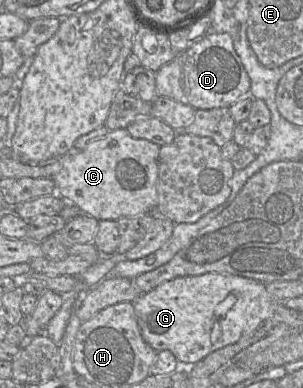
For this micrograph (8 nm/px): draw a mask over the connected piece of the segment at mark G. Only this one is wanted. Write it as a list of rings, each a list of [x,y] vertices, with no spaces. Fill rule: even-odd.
[[[208,272],[196,276],[183,276],[177,277],[172,280],[163,282],[155,289],[142,293],[134,302],[134,310],[137,317],[138,325],[141,330],[141,334],[145,342],[150,345],[157,352],[161,350],[170,350],[180,363],[197,363],[204,359],[210,353],[221,349],[227,345],[233,344],[240,340],[243,336],[251,333],[257,329],[263,322],[272,318],[279,303],[284,303],[285,301],[279,301],[268,293],[265,285],[255,279],[247,278],[243,276],[233,275],[230,273],[217,273]]]

